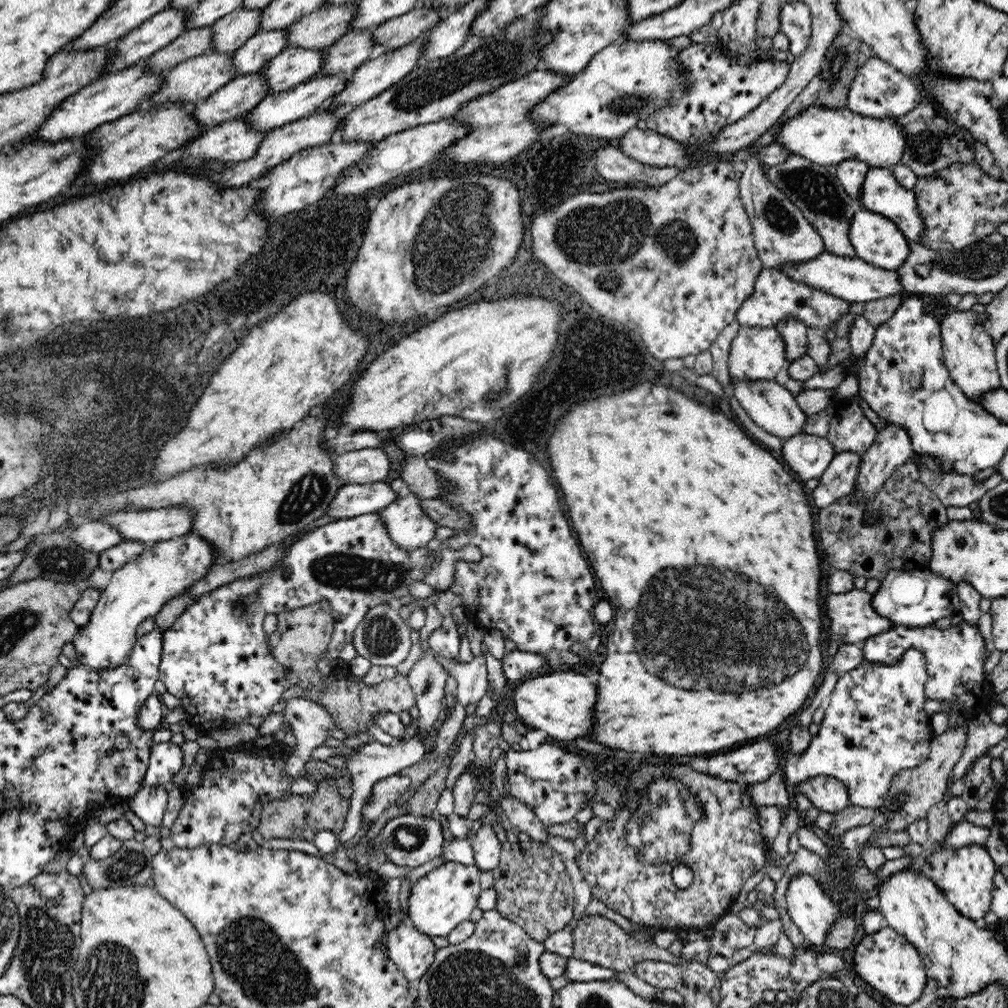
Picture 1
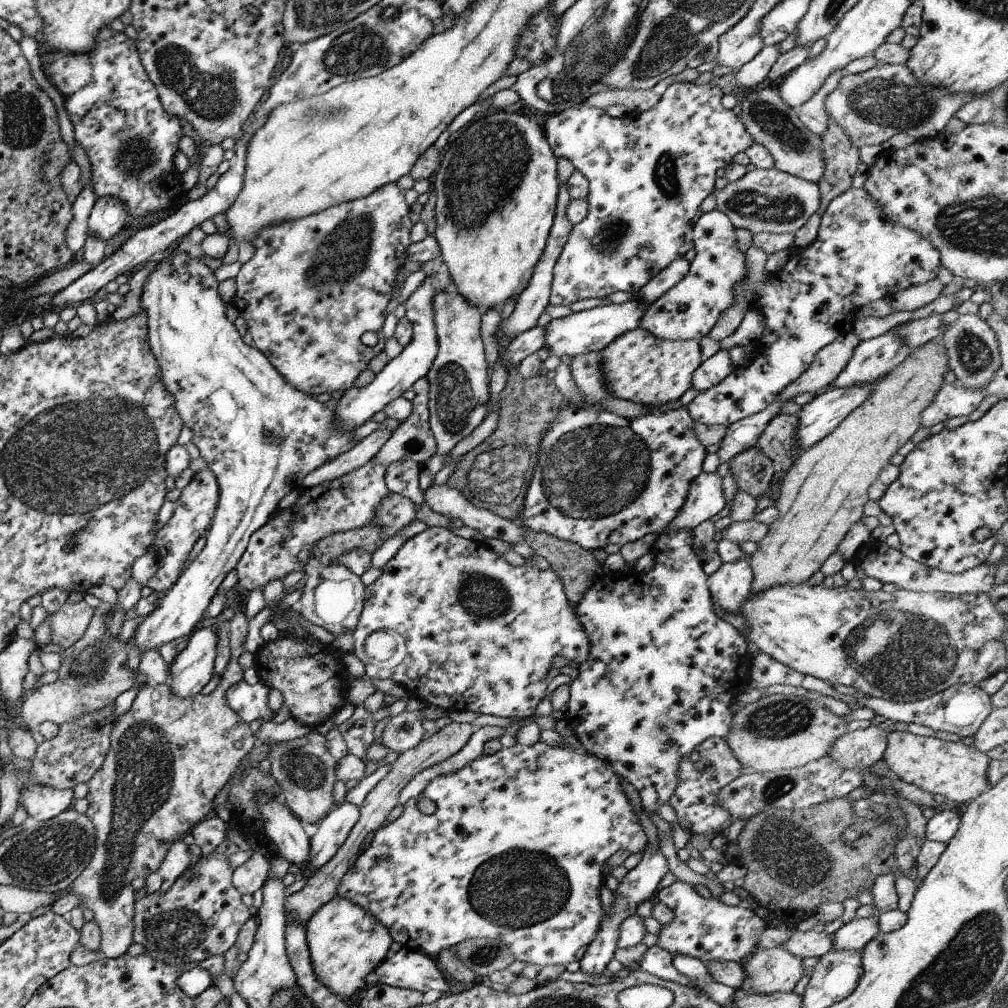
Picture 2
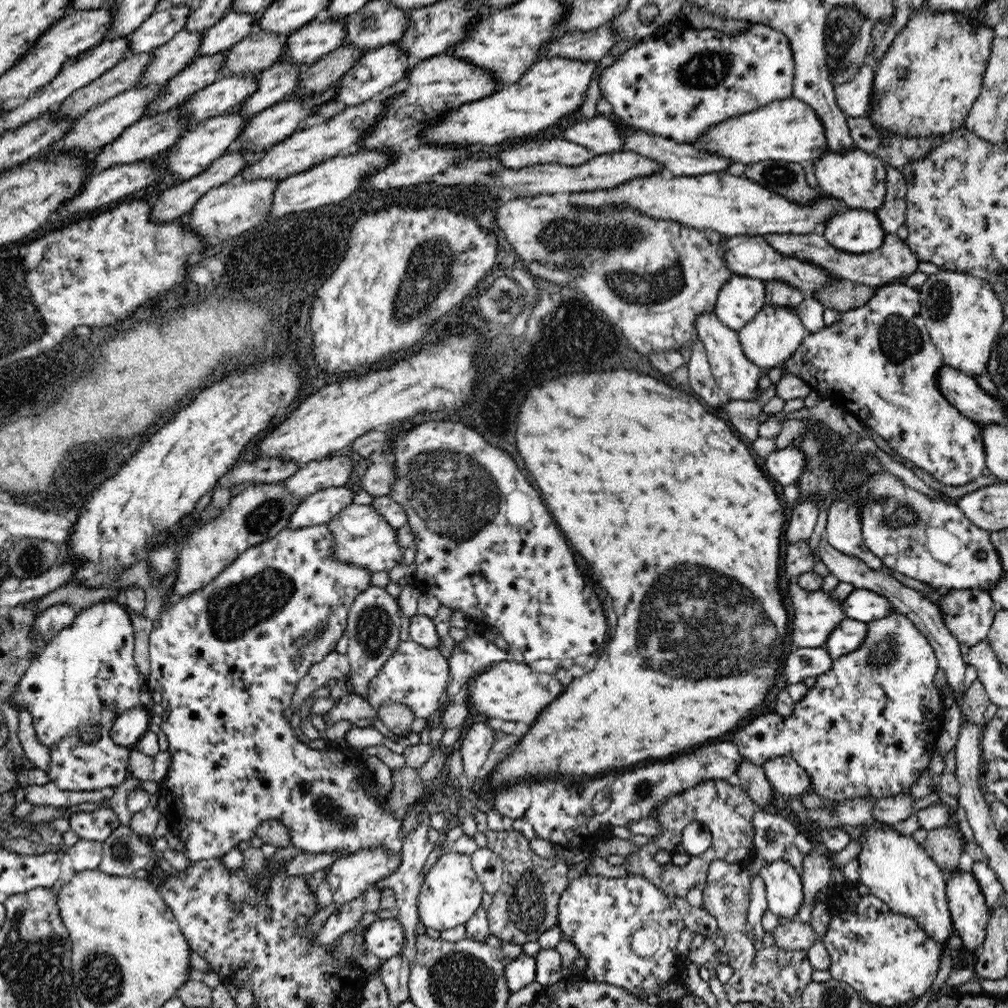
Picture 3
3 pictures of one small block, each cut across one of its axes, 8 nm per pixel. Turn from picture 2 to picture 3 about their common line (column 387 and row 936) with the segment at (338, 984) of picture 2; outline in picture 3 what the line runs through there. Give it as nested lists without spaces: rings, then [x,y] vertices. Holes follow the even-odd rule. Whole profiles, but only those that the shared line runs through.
[[[874,821],[863,825],[862,835],[855,838],[860,843],[859,861],[859,882],[868,886],[872,895],[883,900],[892,912],[913,918],[914,922],[935,942],[940,949],[946,952],[946,944],[956,936],[954,923],[950,917],[950,909],[947,901],[946,873],[930,858],[922,844],[918,844],[910,835],[903,835],[890,828]]]

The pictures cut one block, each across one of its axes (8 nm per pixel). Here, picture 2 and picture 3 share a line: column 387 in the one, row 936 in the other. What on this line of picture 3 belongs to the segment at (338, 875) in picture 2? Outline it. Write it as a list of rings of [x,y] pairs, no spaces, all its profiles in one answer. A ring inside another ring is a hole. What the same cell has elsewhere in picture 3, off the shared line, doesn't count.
[[[799,919],[791,920],[783,925],[778,925],[772,930],[774,945],[785,950],[808,951],[816,943],[818,935],[809,921]]]

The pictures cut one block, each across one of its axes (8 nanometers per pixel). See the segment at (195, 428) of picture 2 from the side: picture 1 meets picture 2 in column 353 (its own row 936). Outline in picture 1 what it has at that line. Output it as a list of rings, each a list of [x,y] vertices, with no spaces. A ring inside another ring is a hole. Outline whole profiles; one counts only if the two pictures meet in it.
[[[446,861],[441,866],[428,872],[411,888],[411,893],[408,897],[408,922],[414,925],[416,930],[428,936],[442,936],[442,938],[446,938],[460,922],[468,920],[474,908],[477,907],[478,898],[482,891],[480,887],[480,874],[481,870],[475,864],[466,866],[465,864],[452,861]]]

